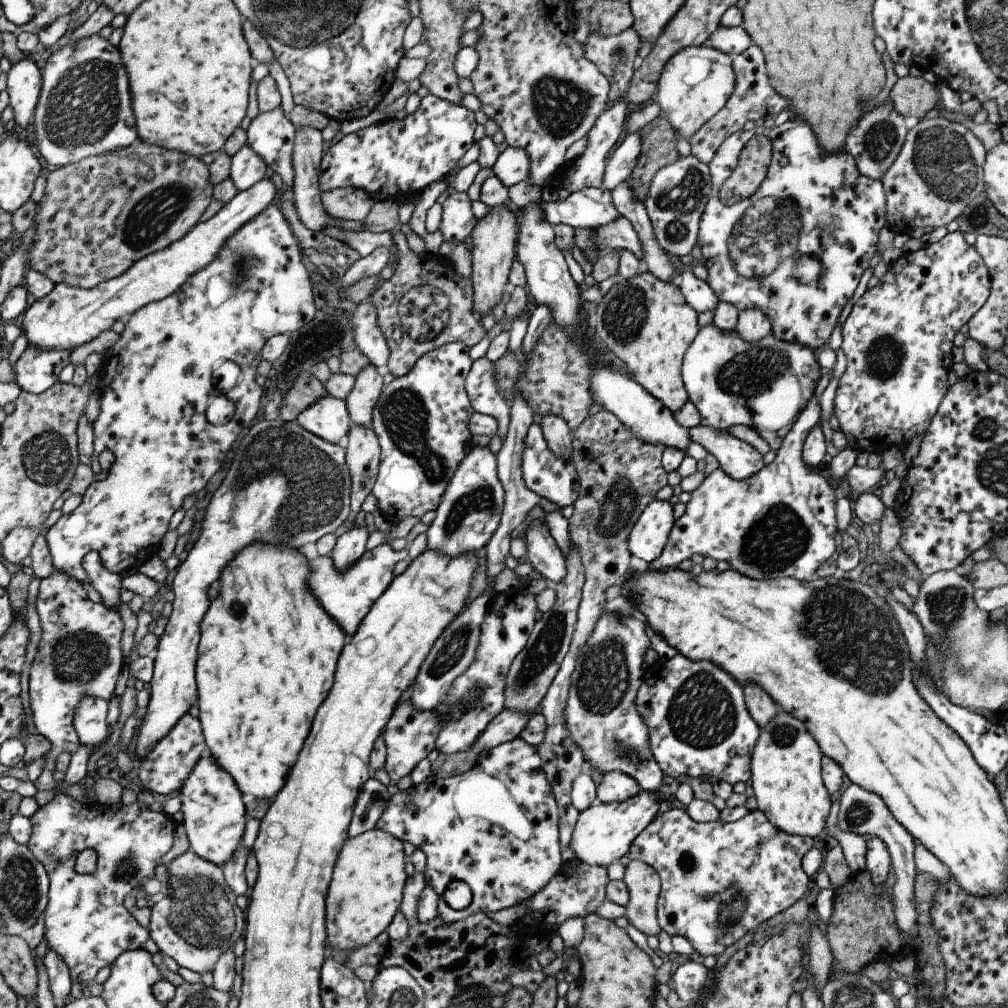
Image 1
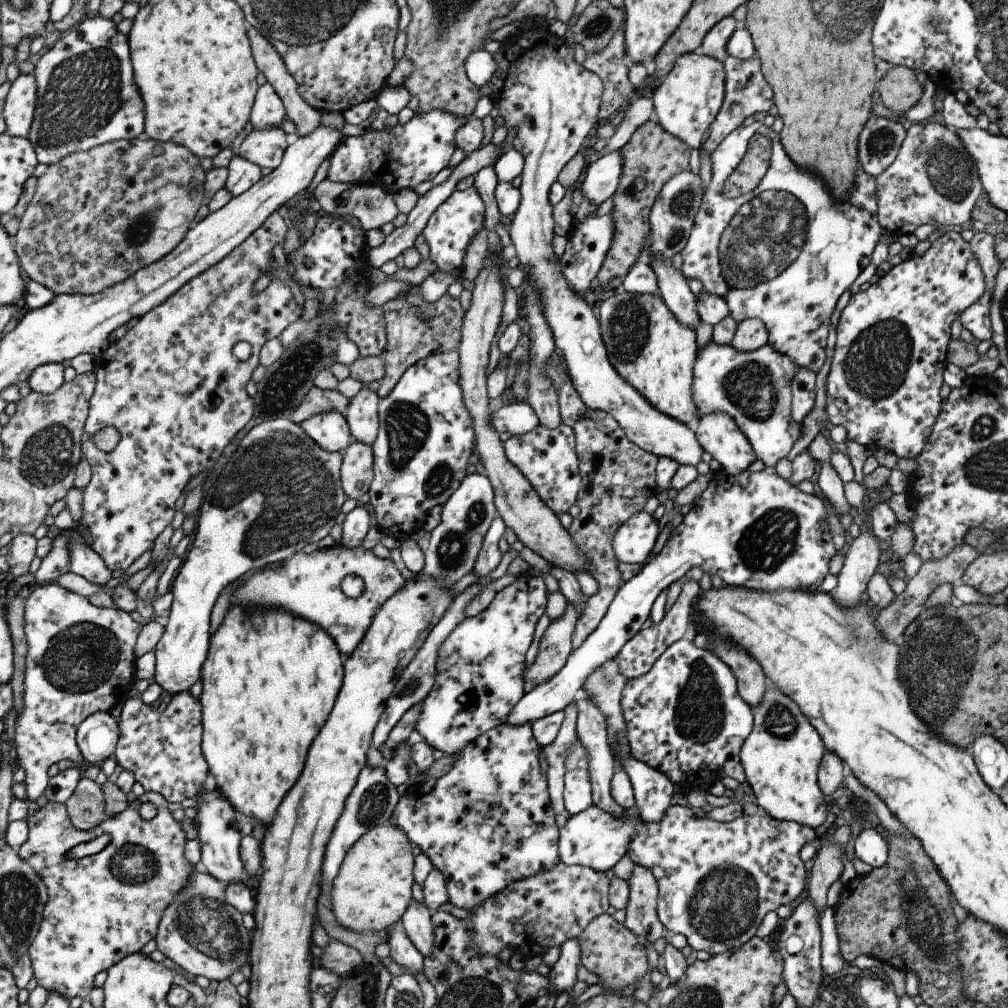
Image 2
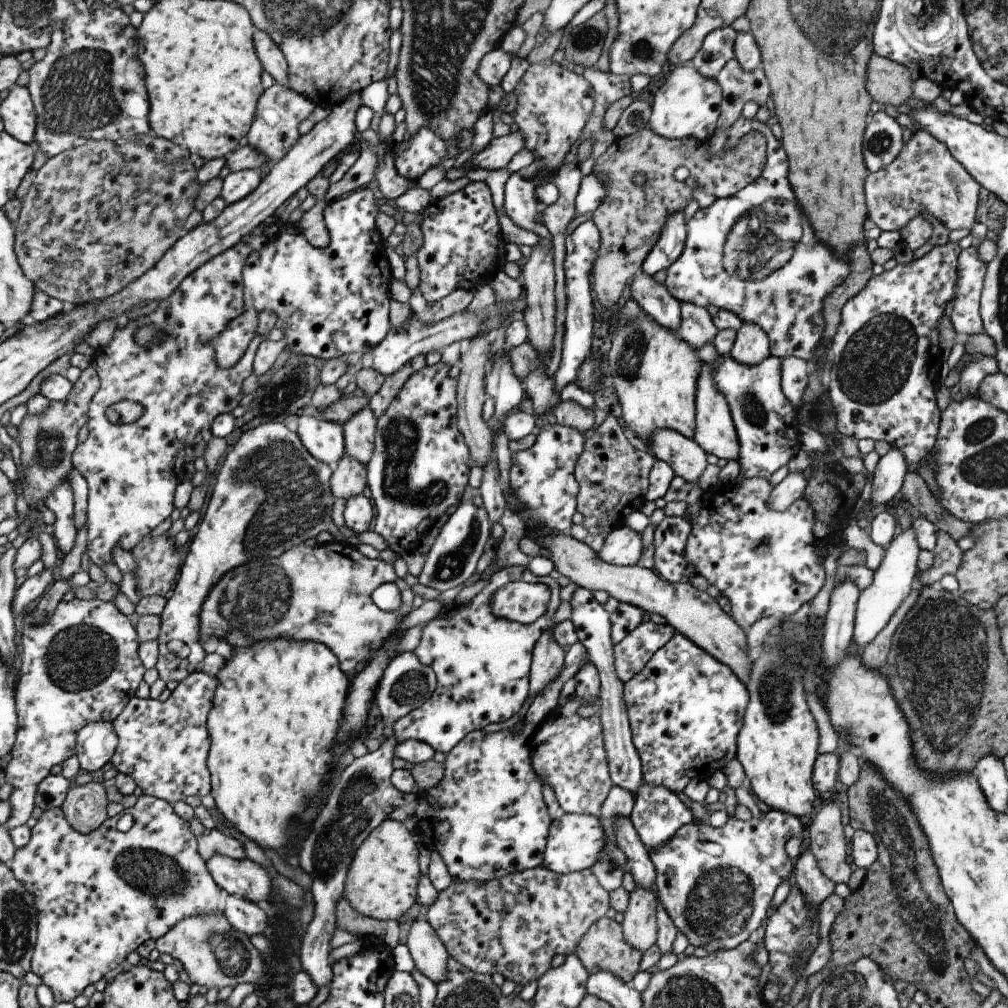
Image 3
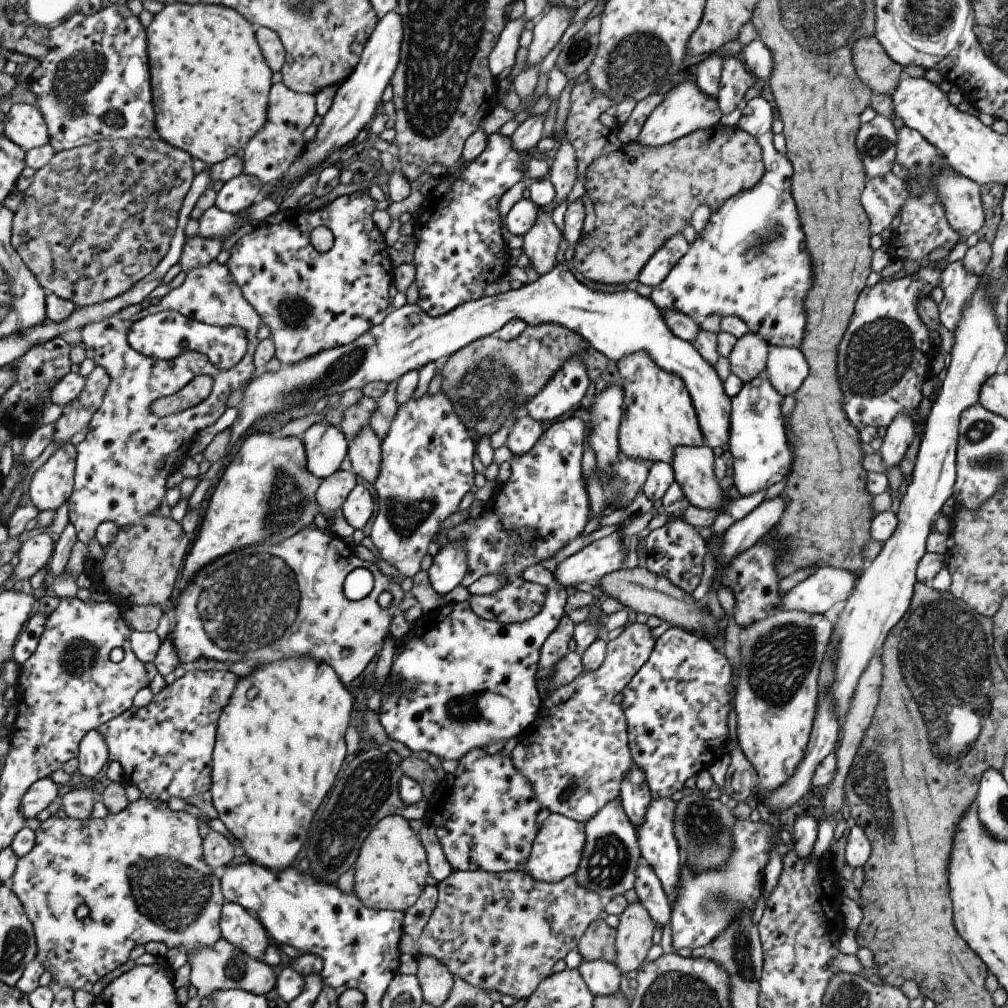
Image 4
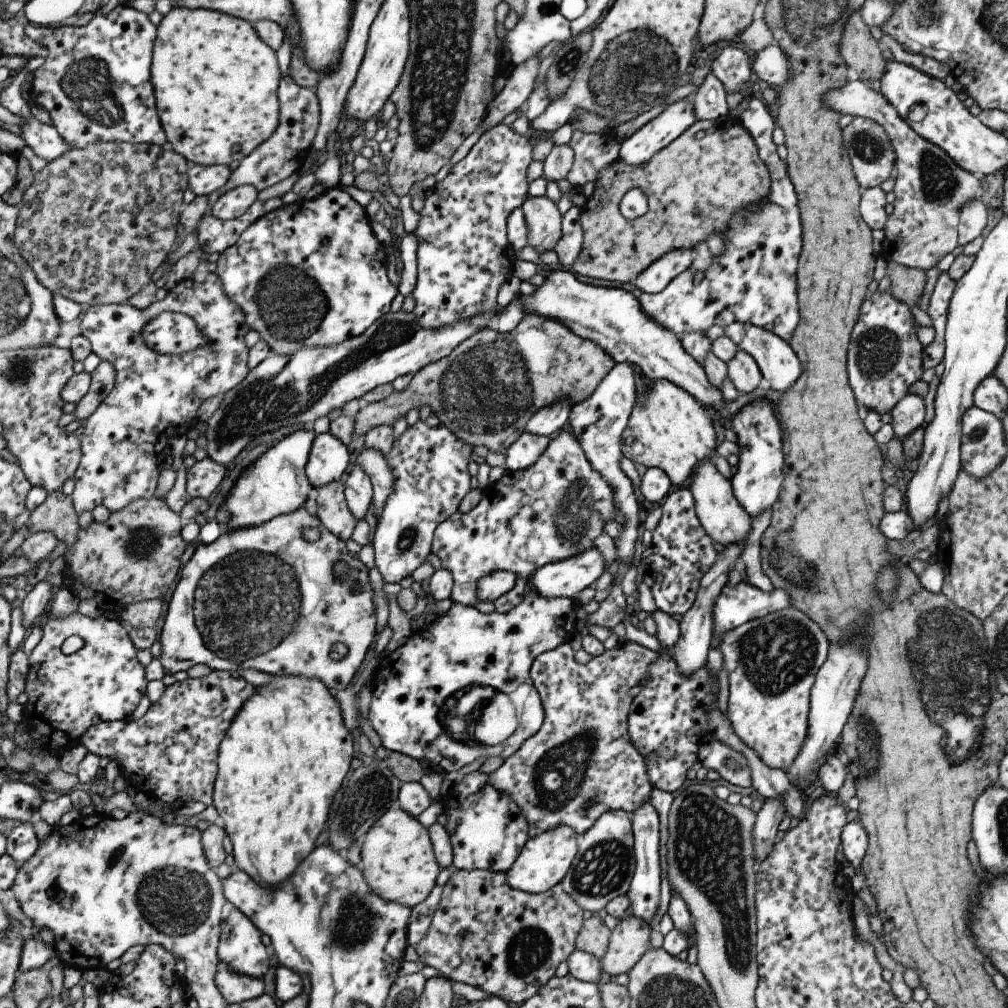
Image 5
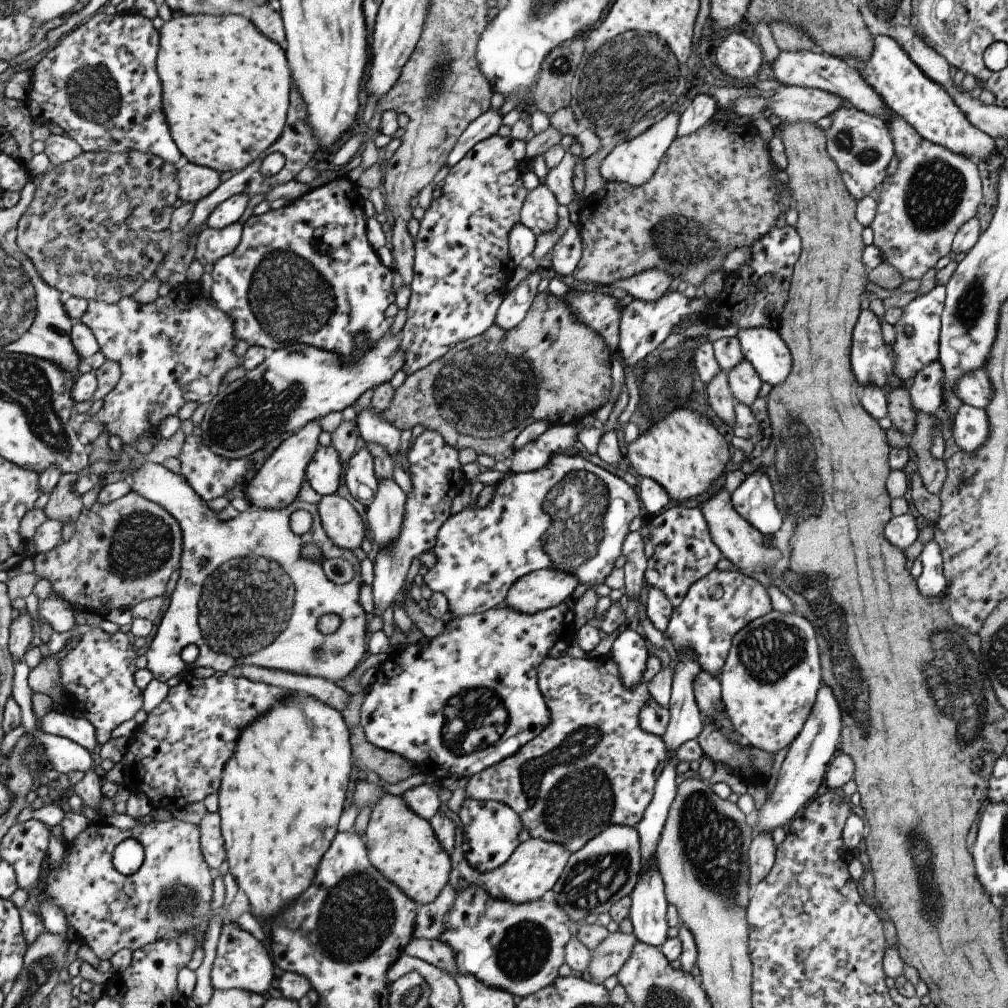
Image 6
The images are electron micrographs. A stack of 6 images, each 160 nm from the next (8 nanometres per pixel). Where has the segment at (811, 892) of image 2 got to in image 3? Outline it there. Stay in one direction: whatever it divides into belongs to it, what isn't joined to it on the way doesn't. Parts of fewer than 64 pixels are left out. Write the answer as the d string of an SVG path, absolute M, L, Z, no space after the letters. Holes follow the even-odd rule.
M827 803L812 820L805 822L809 827L808 850L823 876L834 884L846 883L852 872L847 864L847 847L839 819L837 804Z

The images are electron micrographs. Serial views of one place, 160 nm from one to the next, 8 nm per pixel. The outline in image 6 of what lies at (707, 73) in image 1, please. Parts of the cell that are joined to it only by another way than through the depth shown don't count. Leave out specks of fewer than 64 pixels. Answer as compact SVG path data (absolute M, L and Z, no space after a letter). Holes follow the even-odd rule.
M679 107L673 108L669 110L661 120L647 127L636 137L629 137L617 143L599 164L599 174L602 179L609 184L613 182L627 183L632 187L638 187L645 184L655 172L661 157L664 155L665 149L676 137L679 115Z

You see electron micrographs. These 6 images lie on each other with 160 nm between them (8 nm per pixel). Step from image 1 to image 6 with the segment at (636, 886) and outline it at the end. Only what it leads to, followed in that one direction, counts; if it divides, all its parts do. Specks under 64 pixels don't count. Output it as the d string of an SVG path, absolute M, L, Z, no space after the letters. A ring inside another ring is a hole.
M614 931L607 936L592 950L585 976L595 983L601 984L605 978L623 966L627 960L633 945L638 941L633 933Z

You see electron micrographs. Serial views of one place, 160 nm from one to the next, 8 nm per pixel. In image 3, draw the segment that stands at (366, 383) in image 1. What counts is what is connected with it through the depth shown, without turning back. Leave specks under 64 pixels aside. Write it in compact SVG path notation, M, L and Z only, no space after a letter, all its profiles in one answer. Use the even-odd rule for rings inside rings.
M365 405L341 426L344 434L345 453L365 464L373 450L376 416L368 405Z

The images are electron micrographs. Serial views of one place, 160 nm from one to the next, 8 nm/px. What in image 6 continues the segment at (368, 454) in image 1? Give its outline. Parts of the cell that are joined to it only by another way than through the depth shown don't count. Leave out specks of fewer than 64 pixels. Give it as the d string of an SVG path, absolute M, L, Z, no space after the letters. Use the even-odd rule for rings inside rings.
M334 493L323 495L315 505L322 529L339 548L352 552L360 546L363 520L345 498Z

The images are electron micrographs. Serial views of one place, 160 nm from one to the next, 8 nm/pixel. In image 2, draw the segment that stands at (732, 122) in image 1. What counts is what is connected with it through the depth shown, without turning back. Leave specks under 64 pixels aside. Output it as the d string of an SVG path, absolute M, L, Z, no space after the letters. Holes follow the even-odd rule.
M756 54L745 60L728 56L722 61L722 65L724 68L724 97L719 112L715 115L713 122L709 123L698 148L698 152L705 156L710 155L721 139L741 125L747 116L754 116L758 112L766 114L767 110L771 108L771 104L774 103L771 88L767 86L761 74L760 60Z

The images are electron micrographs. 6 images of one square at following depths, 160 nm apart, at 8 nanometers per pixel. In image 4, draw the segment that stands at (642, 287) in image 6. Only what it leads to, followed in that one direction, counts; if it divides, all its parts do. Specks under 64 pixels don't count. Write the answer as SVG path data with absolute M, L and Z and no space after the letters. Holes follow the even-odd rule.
M681 233L671 236L649 257L636 279L645 286L656 287L688 248L689 245Z

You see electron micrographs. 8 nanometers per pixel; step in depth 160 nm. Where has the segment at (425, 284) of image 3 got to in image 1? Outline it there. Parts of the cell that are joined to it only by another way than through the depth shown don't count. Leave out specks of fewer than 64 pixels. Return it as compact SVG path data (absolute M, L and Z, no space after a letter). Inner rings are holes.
M455 191L440 204L443 212L438 230L443 234L443 241L464 240L470 236L477 218L470 211L470 202L464 192Z

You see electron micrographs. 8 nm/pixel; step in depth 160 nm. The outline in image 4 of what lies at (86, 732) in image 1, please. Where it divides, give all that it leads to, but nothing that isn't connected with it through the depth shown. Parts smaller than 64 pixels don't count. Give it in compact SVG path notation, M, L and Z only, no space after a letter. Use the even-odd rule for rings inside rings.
M97 729L89 731L80 744L79 772L93 778L108 760L108 750L103 736Z

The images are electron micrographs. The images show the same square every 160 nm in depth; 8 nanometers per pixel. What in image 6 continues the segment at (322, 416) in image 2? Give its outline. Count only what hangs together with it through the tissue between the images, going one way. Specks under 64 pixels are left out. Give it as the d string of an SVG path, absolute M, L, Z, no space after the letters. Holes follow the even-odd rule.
M319 445L305 469L304 478L307 484L321 496L330 495L339 486L339 476L341 476L339 455L331 445Z

